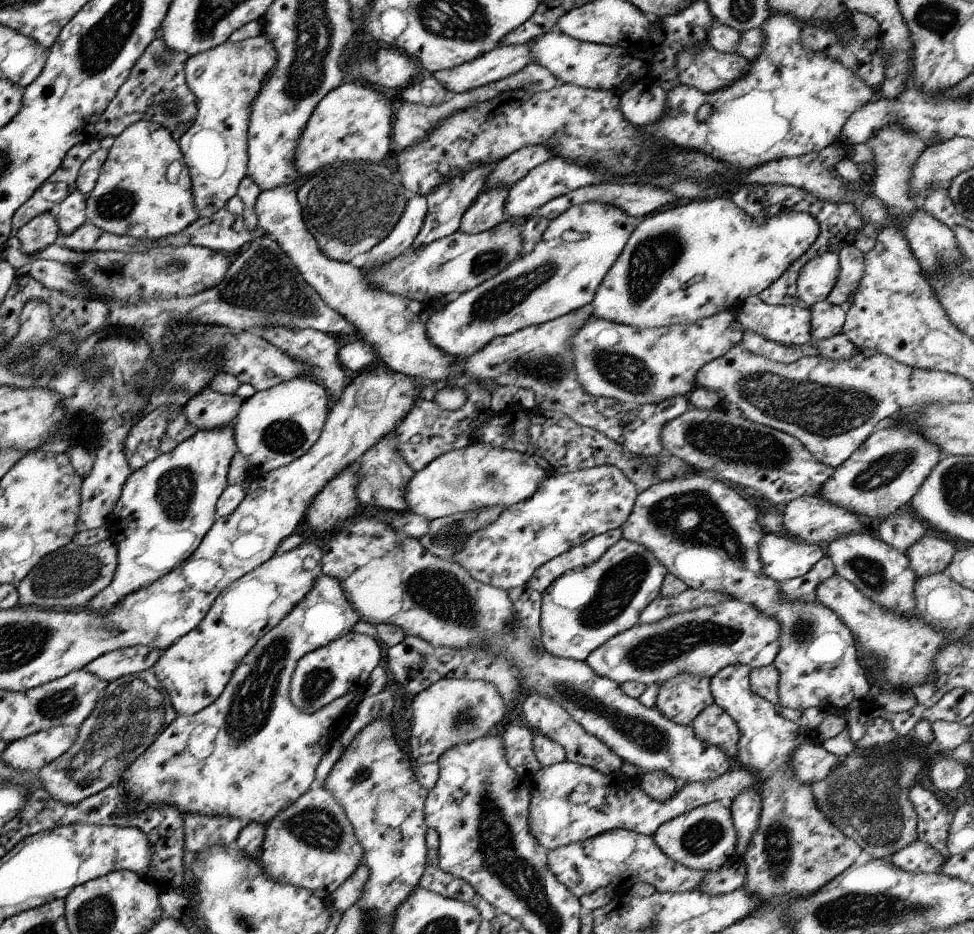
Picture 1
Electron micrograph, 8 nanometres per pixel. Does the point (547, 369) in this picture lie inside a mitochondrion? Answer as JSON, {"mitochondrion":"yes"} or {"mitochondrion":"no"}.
{"mitochondrion":"yes"}

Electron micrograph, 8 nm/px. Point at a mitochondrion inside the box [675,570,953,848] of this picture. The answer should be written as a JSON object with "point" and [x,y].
{"point":[803,630]}

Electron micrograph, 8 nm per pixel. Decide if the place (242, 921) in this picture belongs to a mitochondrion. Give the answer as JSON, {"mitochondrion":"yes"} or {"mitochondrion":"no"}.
{"mitochondrion":"yes"}

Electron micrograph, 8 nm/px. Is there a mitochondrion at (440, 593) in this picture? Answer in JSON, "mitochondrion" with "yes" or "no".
{"mitochondrion":"yes"}

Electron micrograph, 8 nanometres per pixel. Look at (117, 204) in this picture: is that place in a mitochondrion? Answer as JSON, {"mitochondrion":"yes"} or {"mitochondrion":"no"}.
{"mitochondrion":"yes"}

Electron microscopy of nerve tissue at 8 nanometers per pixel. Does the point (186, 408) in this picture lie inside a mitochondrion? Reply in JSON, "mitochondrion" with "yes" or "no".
{"mitochondrion":"no"}

